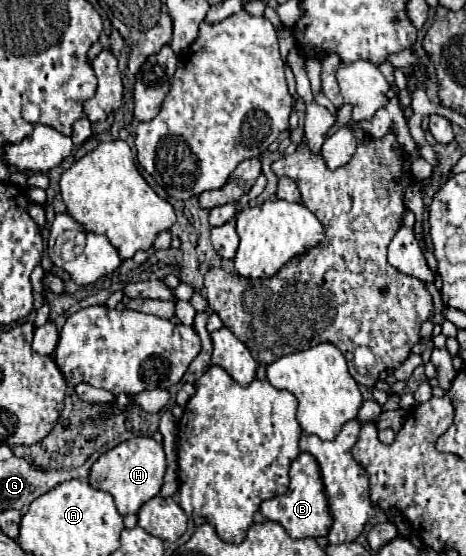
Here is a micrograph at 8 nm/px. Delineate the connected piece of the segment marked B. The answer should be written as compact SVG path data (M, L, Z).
M299 453L299 457L291 463L289 475L291 475L289 489L279 497L263 501L259 505L259 511L267 519L281 523L291 537L299 539L299 537L327 535L327 529L331 527L331 515L327 513L327 499L323 493L323 481L315 457L311 457L311 453Z

